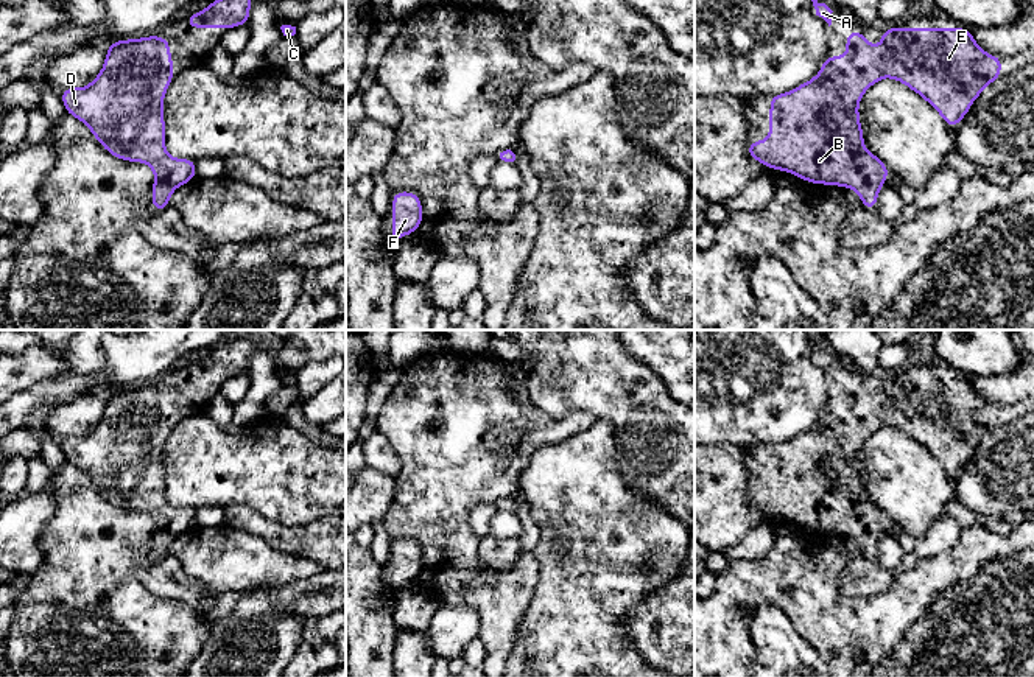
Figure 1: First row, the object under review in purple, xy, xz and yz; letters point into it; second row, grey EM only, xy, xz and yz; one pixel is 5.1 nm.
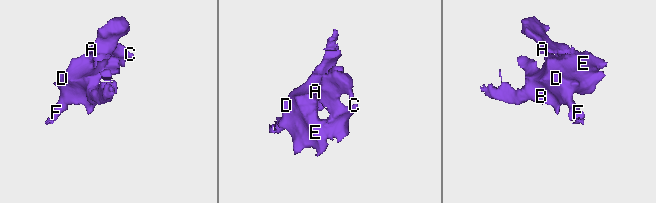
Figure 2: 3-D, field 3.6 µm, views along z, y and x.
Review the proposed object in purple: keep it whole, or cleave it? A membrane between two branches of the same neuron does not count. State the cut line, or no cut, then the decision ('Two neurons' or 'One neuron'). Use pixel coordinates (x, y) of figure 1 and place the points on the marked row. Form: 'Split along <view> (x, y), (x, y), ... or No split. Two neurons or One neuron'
No split. One neuron

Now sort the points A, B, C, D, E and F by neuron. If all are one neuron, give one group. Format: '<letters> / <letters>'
A B C D E F

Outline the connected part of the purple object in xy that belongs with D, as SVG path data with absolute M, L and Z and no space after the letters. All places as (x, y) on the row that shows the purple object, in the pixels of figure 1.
M146 36L112 40L101 72L89 86L61 90L65 114L87 125L109 154L126 162L143 162L154 170L151 193L154 213L170 205L170 196L179 185L196 177L196 160L173 159L165 149L164 96L173 79L170 40Z

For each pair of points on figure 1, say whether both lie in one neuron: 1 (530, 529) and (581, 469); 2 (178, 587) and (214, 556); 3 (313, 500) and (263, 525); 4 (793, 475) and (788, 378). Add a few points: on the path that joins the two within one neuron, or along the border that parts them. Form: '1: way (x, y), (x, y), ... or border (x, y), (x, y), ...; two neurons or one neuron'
1: border (530, 511), (539, 529), (539, 542), (533, 553); two neurons
2: border (182, 570), (206, 592), (200, 610); two neurons
3: border (239, 505), (246, 505), (284, 525), (309, 522); two neurons
4: border (818, 422), (793, 438), (771, 444); two neurons

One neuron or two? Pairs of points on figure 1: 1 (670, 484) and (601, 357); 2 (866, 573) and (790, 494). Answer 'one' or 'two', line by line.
1: one
2: two

